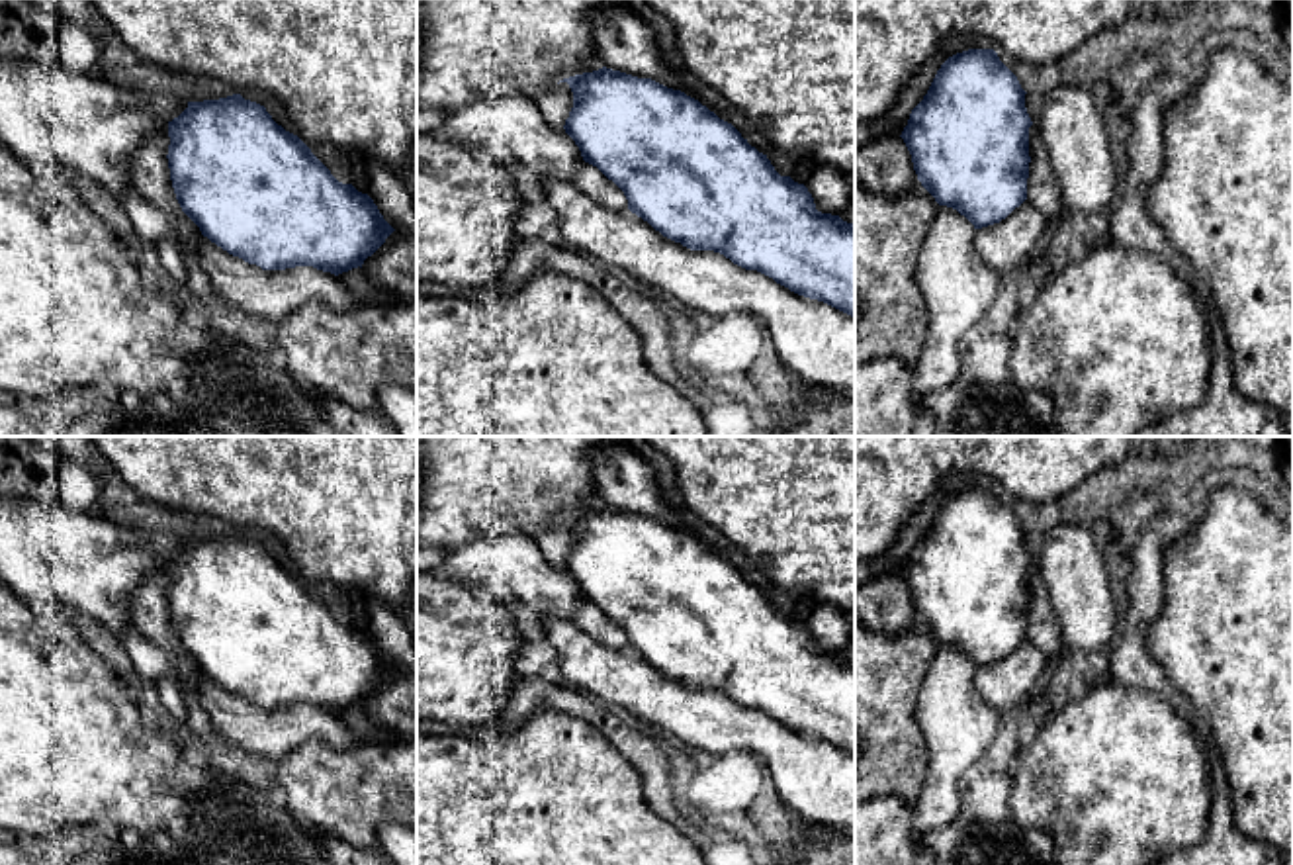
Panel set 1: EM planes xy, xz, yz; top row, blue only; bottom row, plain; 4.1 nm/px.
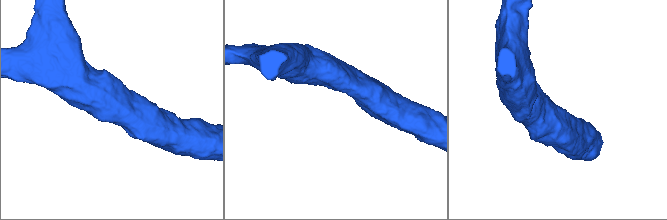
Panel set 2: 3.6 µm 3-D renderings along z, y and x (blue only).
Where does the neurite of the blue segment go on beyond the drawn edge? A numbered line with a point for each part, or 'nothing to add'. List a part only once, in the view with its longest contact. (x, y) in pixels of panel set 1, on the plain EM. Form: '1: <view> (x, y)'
nothing to add

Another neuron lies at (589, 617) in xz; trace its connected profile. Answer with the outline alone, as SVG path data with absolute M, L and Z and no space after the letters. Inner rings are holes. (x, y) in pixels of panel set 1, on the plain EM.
M581 599L581 603L577 605L573 622L606 646L618 650L628 648L628 638L624 630L612 618L608 618L597 605L585 599Z

